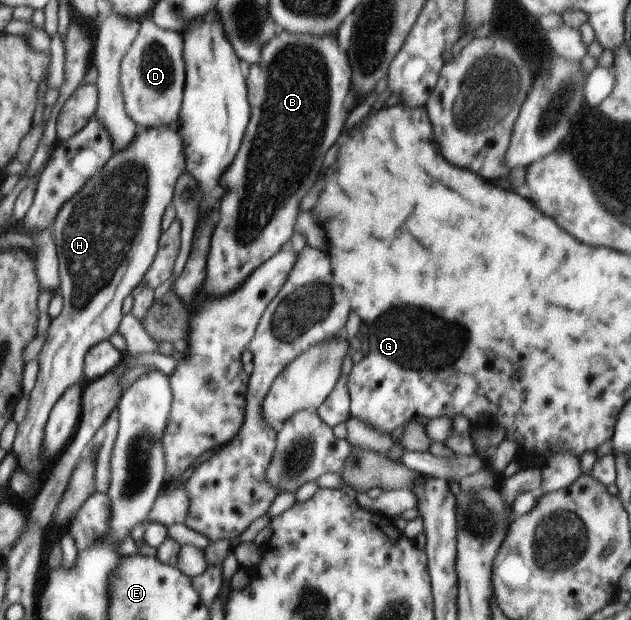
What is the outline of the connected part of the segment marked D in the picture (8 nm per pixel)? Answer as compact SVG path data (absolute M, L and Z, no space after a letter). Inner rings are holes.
M146 17L140 23L140 31L122 60L120 68L121 90L125 98L125 110L127 114L140 122L143 127L149 124L173 124L179 120L179 112L183 106L183 94L185 94L185 80L188 76L188 64L185 62L185 39L176 30L161 30L160 25L155 24L150 17Z

